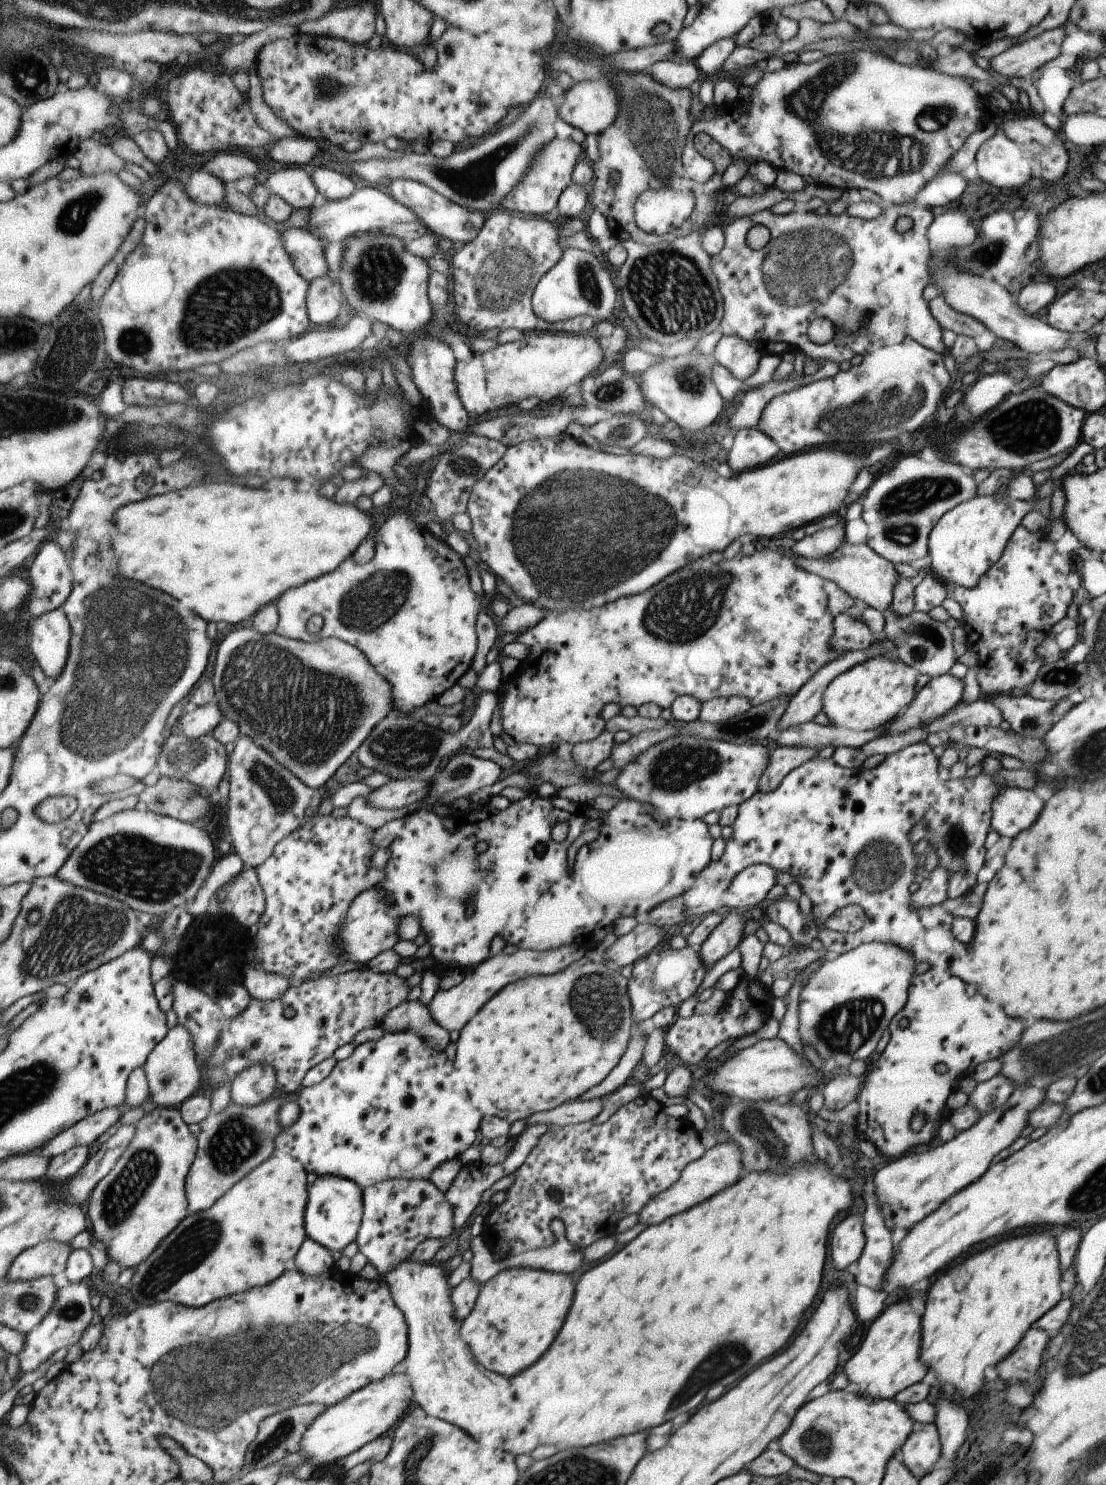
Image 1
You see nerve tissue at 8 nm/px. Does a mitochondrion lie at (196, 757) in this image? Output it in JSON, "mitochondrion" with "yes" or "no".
{"mitochondrion":"yes"}

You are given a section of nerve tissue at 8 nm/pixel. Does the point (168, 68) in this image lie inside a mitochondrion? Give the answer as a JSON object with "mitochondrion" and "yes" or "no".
{"mitochondrion":"no"}

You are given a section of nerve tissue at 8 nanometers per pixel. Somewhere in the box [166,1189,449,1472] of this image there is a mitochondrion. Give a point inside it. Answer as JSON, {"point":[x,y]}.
{"point":[281,1433]}

